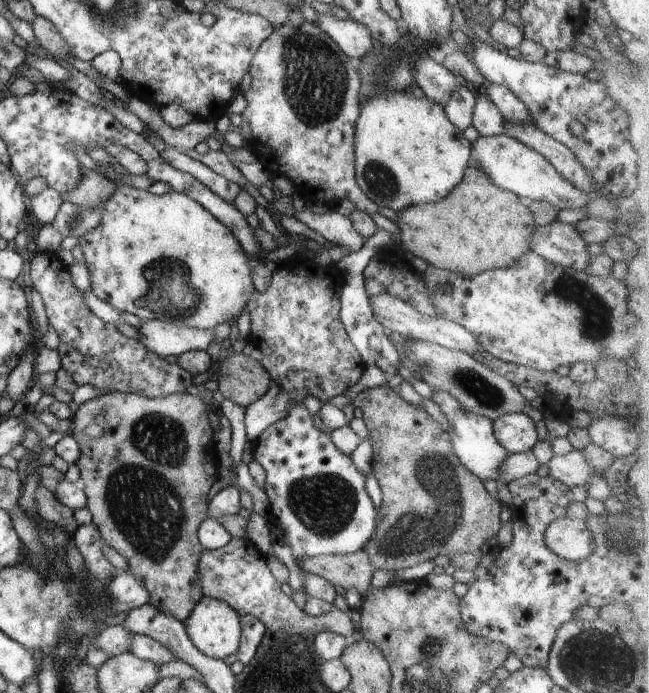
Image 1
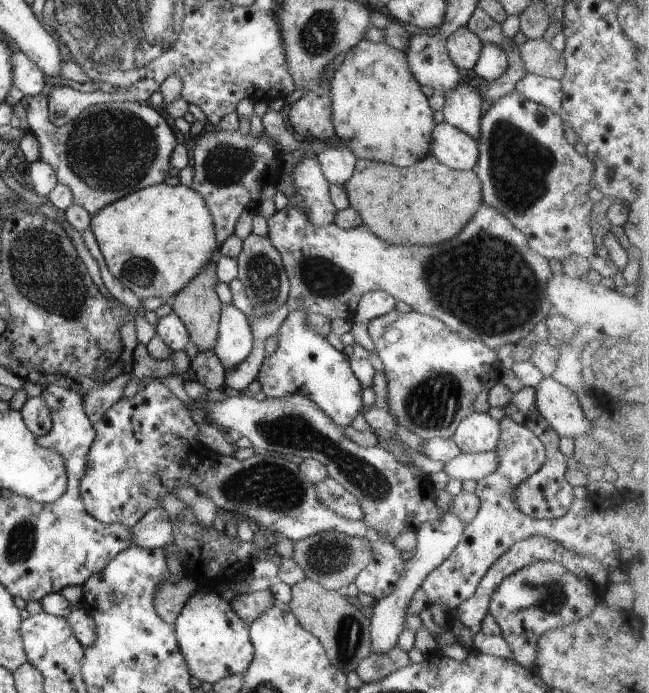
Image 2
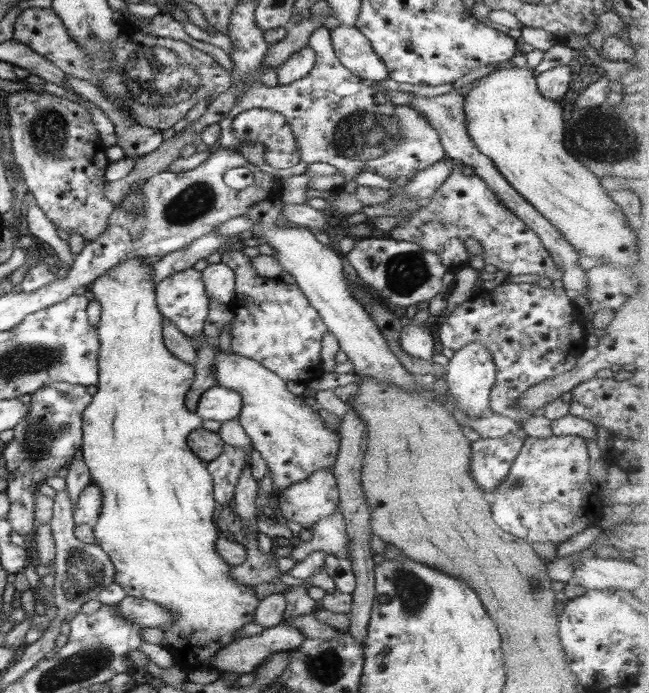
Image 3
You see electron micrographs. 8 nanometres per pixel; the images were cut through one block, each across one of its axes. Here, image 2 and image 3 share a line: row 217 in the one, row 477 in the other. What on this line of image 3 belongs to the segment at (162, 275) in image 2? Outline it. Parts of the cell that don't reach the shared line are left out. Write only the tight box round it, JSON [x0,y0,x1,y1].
[80,257,260,672]

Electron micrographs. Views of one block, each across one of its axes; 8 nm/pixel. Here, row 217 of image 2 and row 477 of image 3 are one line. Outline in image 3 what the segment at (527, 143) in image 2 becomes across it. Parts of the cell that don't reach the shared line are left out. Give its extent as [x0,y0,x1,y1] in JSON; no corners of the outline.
[488,436,603,546]

